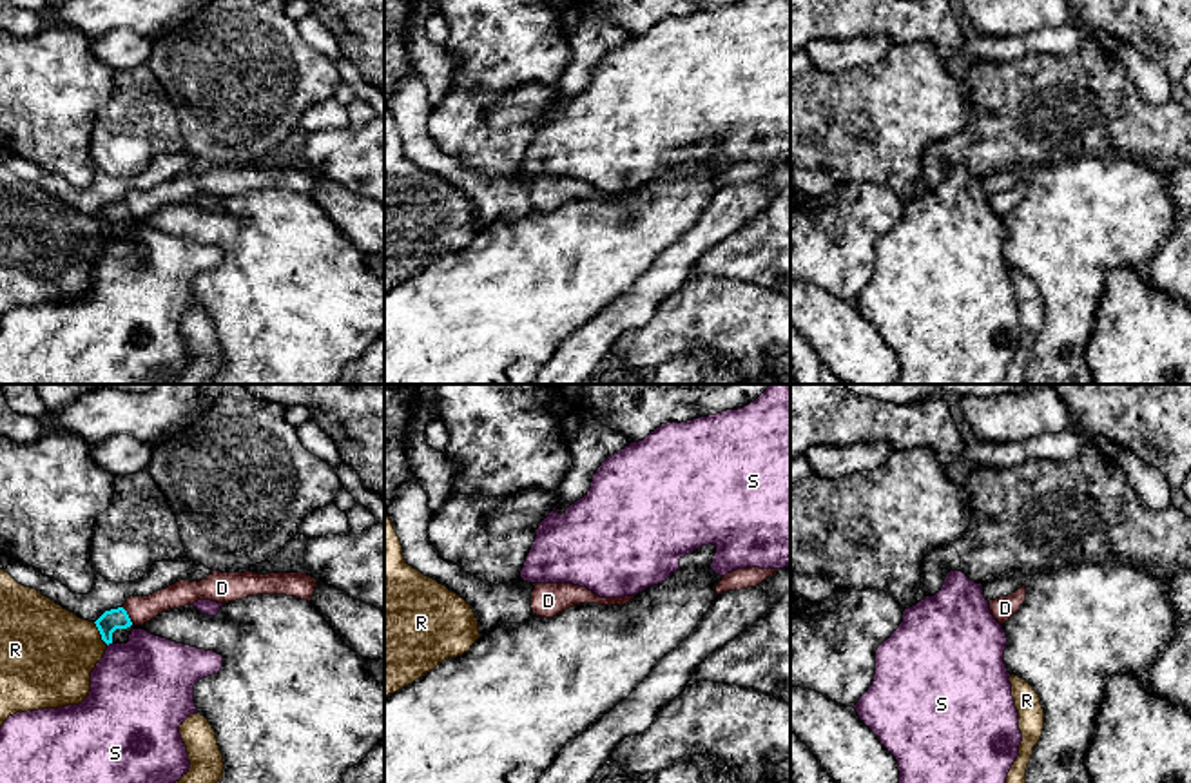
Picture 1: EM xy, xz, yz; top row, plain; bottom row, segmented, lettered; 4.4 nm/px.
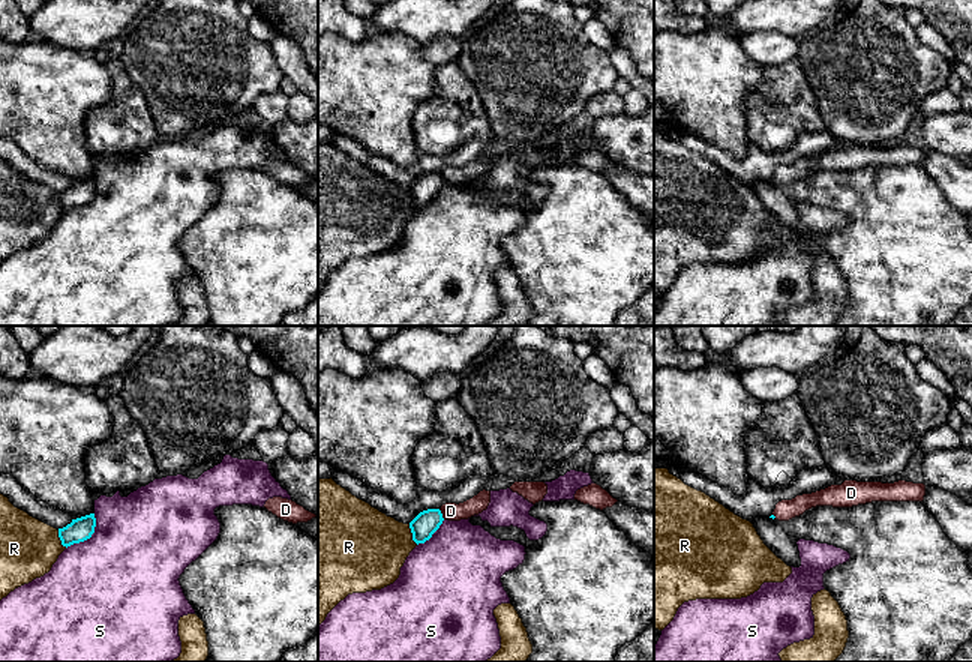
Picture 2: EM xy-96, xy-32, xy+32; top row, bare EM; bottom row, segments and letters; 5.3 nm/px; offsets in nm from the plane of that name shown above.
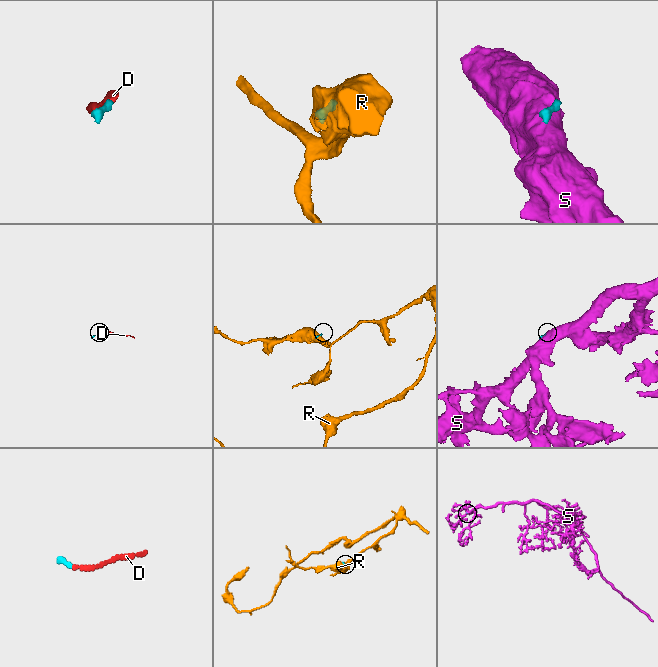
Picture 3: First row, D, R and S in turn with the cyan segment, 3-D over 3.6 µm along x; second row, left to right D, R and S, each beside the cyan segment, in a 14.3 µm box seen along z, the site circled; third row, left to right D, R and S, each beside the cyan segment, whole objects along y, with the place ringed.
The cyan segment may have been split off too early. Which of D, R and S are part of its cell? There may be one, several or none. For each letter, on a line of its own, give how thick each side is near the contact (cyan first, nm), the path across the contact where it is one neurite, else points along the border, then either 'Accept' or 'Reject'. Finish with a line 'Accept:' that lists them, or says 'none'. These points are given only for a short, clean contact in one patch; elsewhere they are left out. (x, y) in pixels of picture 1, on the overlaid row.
D: Thickness 100 nm (cyan) against 120 nm. Path across: xy (116, 618), (127, 615), (140, 609). Accept
R: Thickness 100 nm (cyan) against 420 nm. Reject
S: Thickness 100 nm (cyan) against 440 nm. Reject
Accept: D

